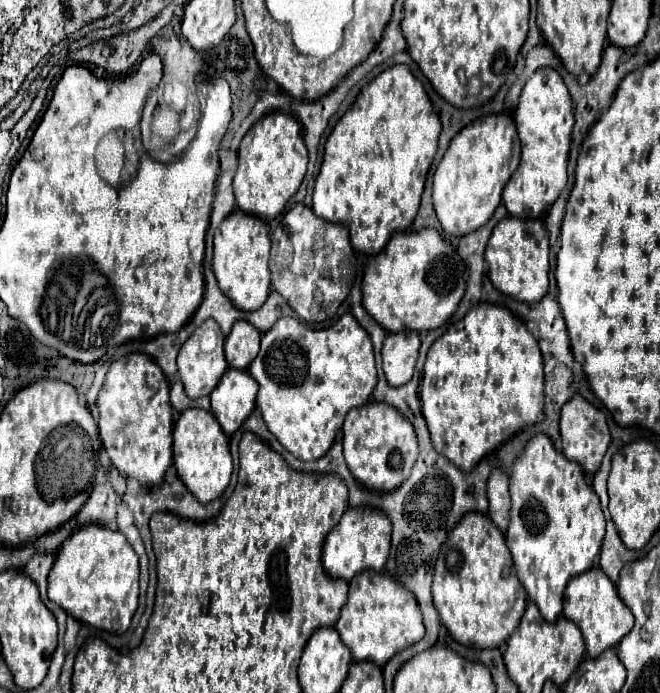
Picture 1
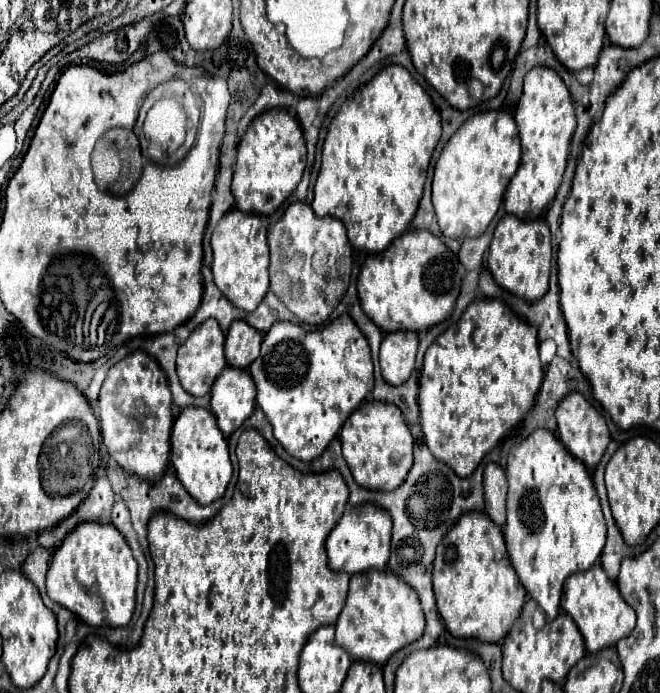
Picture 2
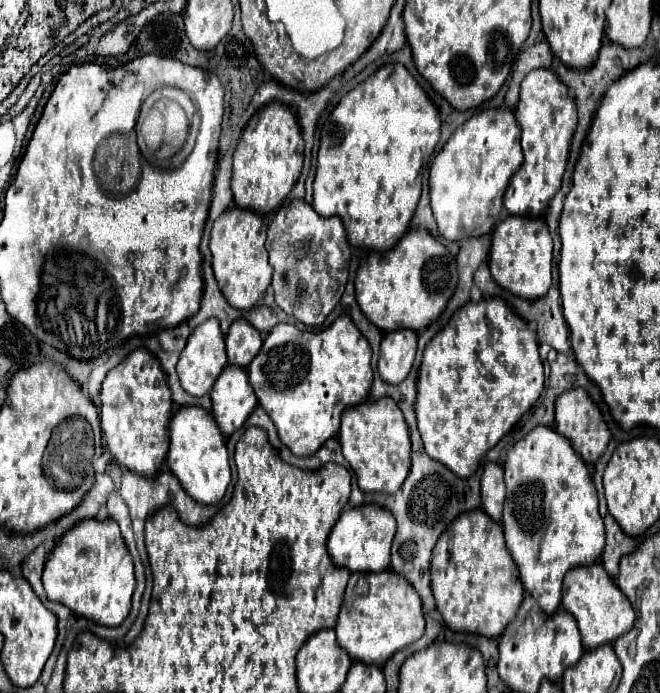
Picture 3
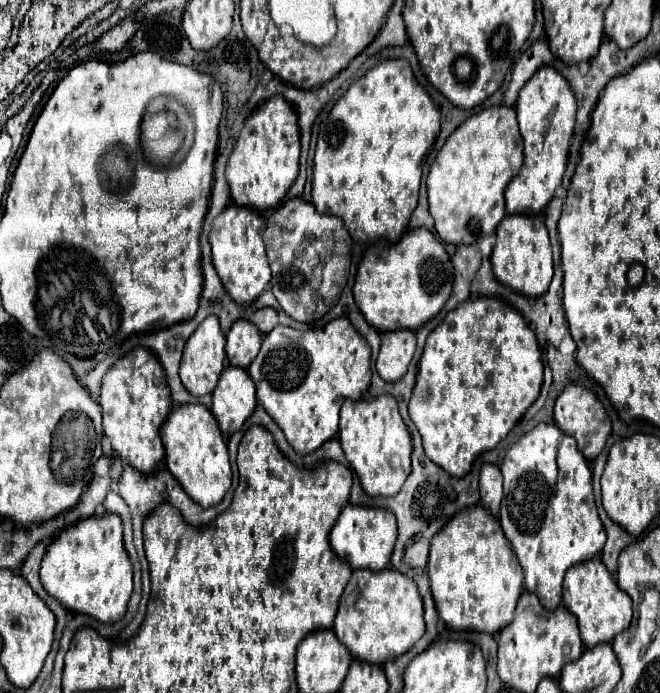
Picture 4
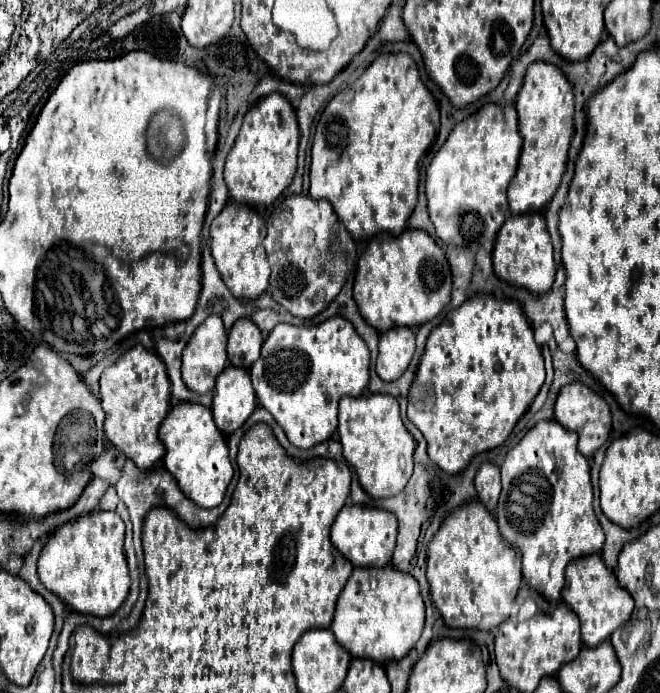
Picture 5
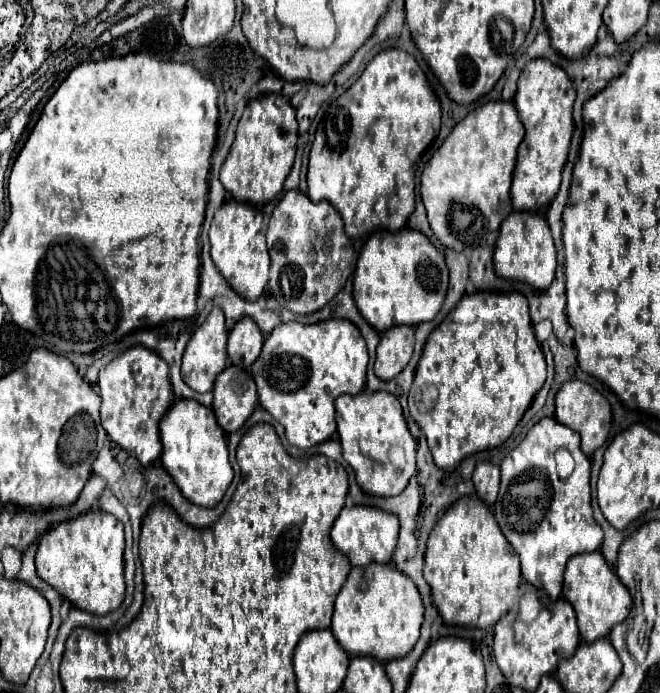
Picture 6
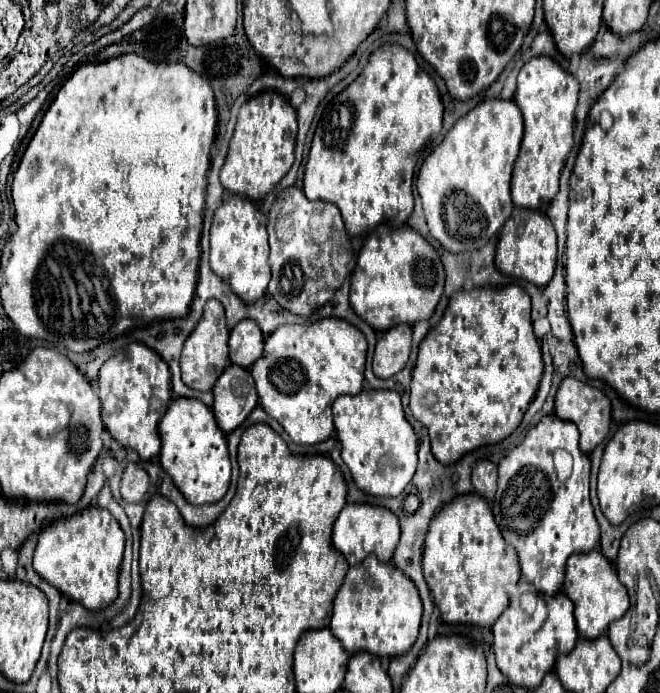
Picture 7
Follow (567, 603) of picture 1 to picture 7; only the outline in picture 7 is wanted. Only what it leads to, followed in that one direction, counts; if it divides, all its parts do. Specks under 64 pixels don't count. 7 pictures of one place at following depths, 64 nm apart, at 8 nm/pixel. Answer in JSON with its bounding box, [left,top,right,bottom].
[564,550,630,640]

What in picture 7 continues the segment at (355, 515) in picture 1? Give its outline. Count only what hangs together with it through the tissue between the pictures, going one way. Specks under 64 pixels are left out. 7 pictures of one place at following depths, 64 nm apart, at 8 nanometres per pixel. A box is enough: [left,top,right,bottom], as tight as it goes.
[334,504,400,564]

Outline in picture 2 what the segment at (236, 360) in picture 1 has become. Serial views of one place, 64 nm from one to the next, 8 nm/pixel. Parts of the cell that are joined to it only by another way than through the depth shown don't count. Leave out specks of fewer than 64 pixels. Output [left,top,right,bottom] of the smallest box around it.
[224,320,262,368]

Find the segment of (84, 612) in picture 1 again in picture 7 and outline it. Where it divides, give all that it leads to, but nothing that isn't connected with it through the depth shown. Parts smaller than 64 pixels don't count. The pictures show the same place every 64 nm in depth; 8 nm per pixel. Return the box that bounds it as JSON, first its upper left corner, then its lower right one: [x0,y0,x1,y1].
[34,506,124,610]

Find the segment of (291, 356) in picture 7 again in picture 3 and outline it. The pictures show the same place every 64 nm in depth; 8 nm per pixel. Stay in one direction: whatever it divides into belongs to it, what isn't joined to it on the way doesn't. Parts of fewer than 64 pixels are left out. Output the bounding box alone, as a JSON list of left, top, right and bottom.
[248,316,372,456]

